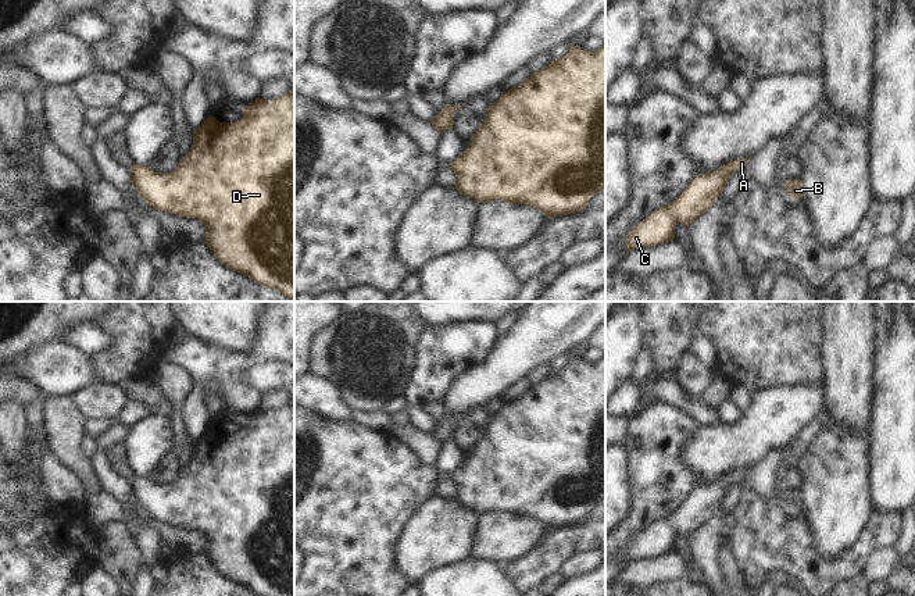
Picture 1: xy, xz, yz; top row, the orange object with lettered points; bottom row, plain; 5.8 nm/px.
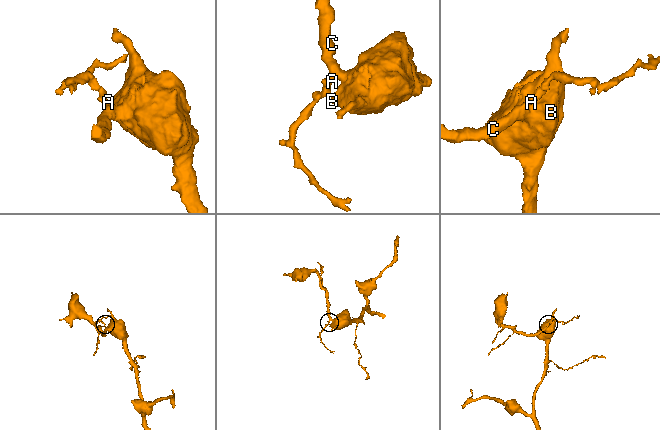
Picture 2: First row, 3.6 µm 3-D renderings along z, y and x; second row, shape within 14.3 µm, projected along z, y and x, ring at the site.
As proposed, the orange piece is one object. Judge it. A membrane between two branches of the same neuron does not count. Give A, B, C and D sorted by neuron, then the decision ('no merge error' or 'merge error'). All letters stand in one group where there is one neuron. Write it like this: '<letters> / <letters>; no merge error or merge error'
A B C D; no merge error

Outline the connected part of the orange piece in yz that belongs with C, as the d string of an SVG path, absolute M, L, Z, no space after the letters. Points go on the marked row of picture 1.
M750 158L730 160L716 171L698 174L676 200L655 210L632 228L626 235L626 251L657 246L673 239L675 225L679 222L690 225L707 213L715 199L722 194L728 179L733 174L741 172Z

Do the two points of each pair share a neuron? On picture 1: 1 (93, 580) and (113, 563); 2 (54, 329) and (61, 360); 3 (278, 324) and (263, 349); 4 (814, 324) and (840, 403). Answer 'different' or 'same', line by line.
1: different
2: different
3: same
4: different

